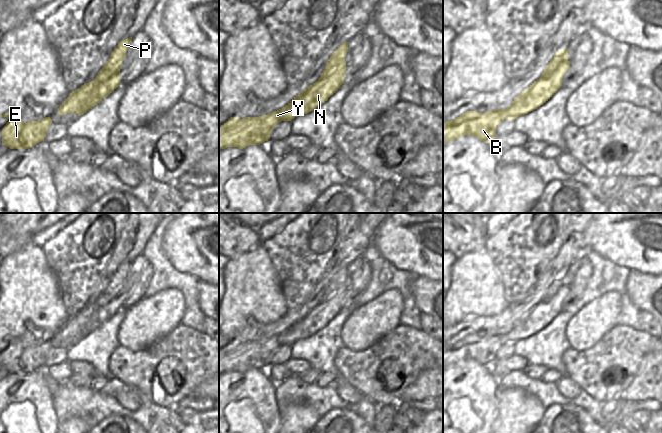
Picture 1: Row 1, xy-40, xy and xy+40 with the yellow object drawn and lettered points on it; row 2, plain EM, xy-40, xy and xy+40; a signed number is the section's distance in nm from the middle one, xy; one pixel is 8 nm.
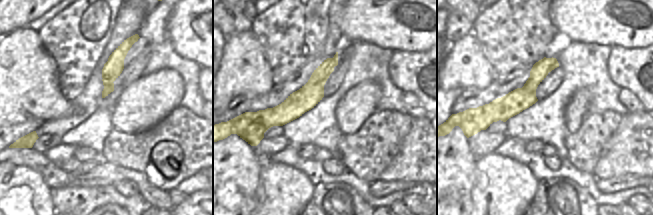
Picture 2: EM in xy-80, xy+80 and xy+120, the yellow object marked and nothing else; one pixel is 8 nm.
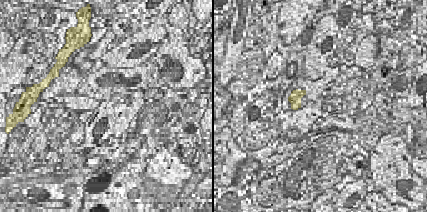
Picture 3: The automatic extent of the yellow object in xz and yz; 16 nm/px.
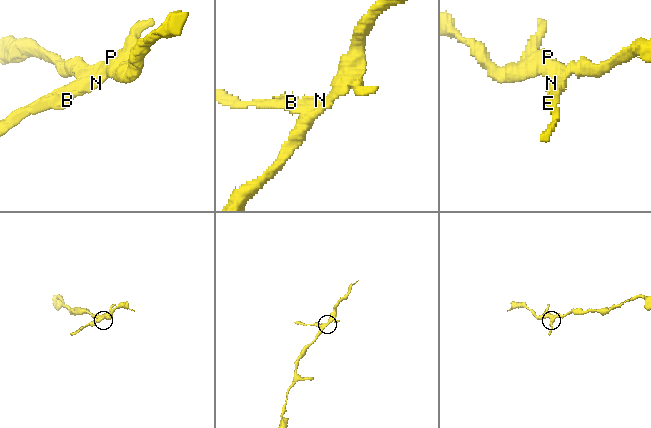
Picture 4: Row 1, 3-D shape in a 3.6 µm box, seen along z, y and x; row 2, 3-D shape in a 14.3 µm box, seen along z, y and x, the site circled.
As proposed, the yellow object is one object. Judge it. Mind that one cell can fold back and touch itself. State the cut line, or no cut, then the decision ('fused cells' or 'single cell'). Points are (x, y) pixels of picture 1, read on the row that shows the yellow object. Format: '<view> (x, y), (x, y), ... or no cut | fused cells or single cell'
xy+40 (567, 60), (550, 74), (541, 77) | fused cells

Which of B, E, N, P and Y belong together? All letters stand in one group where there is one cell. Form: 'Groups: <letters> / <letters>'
Groups: B E N Y / P.

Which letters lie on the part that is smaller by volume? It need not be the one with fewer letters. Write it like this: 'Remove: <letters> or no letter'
Remove: B, E, N, Y

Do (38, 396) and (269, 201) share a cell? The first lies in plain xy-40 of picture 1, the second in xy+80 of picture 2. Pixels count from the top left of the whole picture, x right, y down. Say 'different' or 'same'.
different

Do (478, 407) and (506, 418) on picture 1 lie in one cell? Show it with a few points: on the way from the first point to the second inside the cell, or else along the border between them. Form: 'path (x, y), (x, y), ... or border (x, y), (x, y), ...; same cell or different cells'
border (496, 392), (497, 418), (493, 422); different cells

